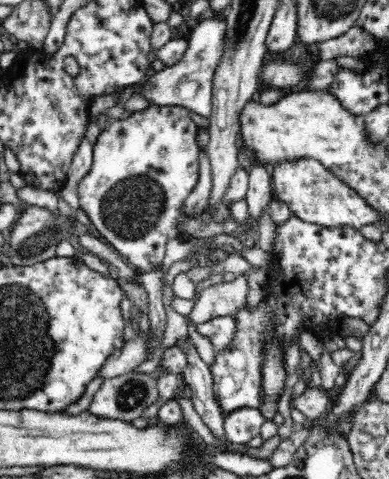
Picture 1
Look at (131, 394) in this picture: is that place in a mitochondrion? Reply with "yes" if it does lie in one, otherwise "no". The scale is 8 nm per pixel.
yes

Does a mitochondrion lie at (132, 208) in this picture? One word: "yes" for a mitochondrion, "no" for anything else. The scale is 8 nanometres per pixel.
yes

